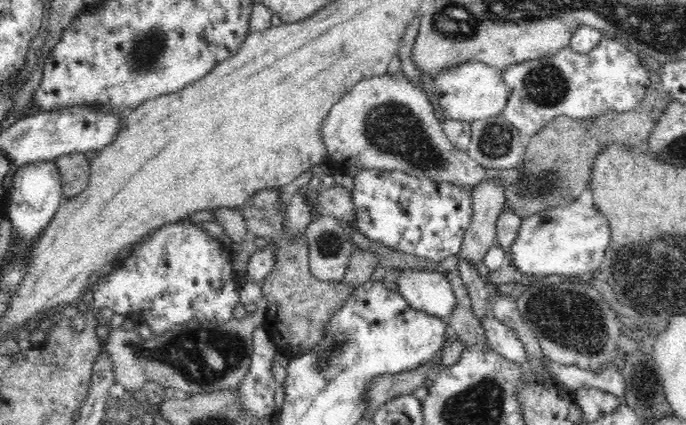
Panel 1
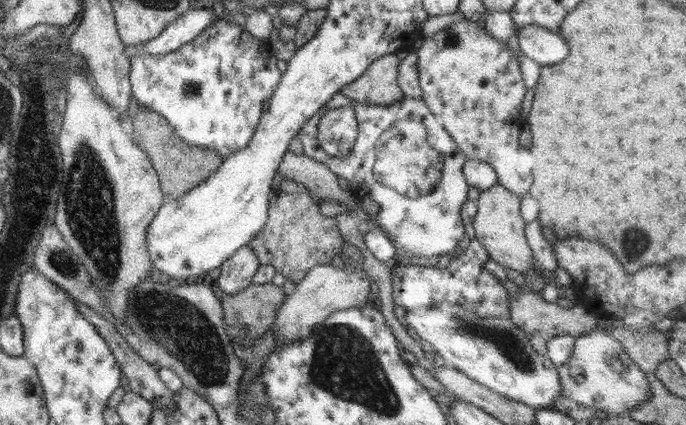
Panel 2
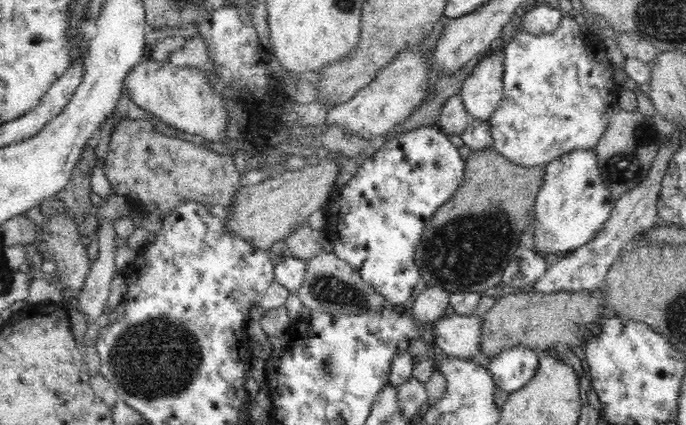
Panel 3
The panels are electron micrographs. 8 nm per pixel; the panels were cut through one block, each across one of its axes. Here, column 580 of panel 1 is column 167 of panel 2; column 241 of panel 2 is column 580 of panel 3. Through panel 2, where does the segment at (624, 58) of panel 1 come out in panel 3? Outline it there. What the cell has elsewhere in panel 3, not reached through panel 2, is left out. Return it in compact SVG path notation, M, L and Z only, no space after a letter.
M565 14L554 32L530 34L522 29L503 49L502 102L489 118L494 150L513 163L527 167L546 165L572 151L594 150L606 126L621 108L618 94L623 88L615 80L614 65L606 57L604 40L598 39L578 17Z

